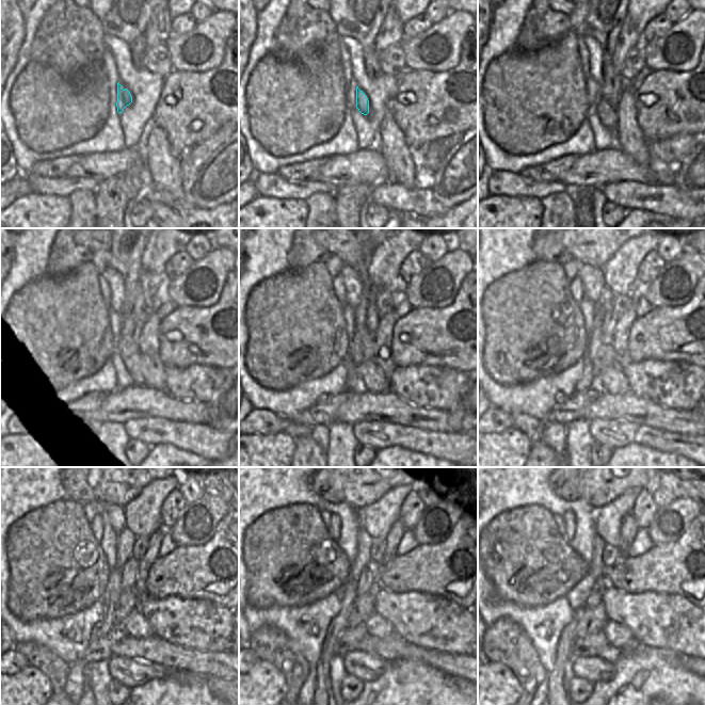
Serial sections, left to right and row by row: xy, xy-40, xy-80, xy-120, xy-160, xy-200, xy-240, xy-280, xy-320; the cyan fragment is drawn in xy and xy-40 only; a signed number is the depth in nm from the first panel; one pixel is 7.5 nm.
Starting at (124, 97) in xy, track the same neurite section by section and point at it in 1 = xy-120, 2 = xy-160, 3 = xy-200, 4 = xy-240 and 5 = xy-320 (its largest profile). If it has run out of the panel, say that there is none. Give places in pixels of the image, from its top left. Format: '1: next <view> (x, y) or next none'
1: next xy-120 (131, 361)
2: next xy-160 (372, 379)
3: next xy-200 (611, 380)
4: next xy-240 (135, 625)
5: next xy-320 (620, 637)

